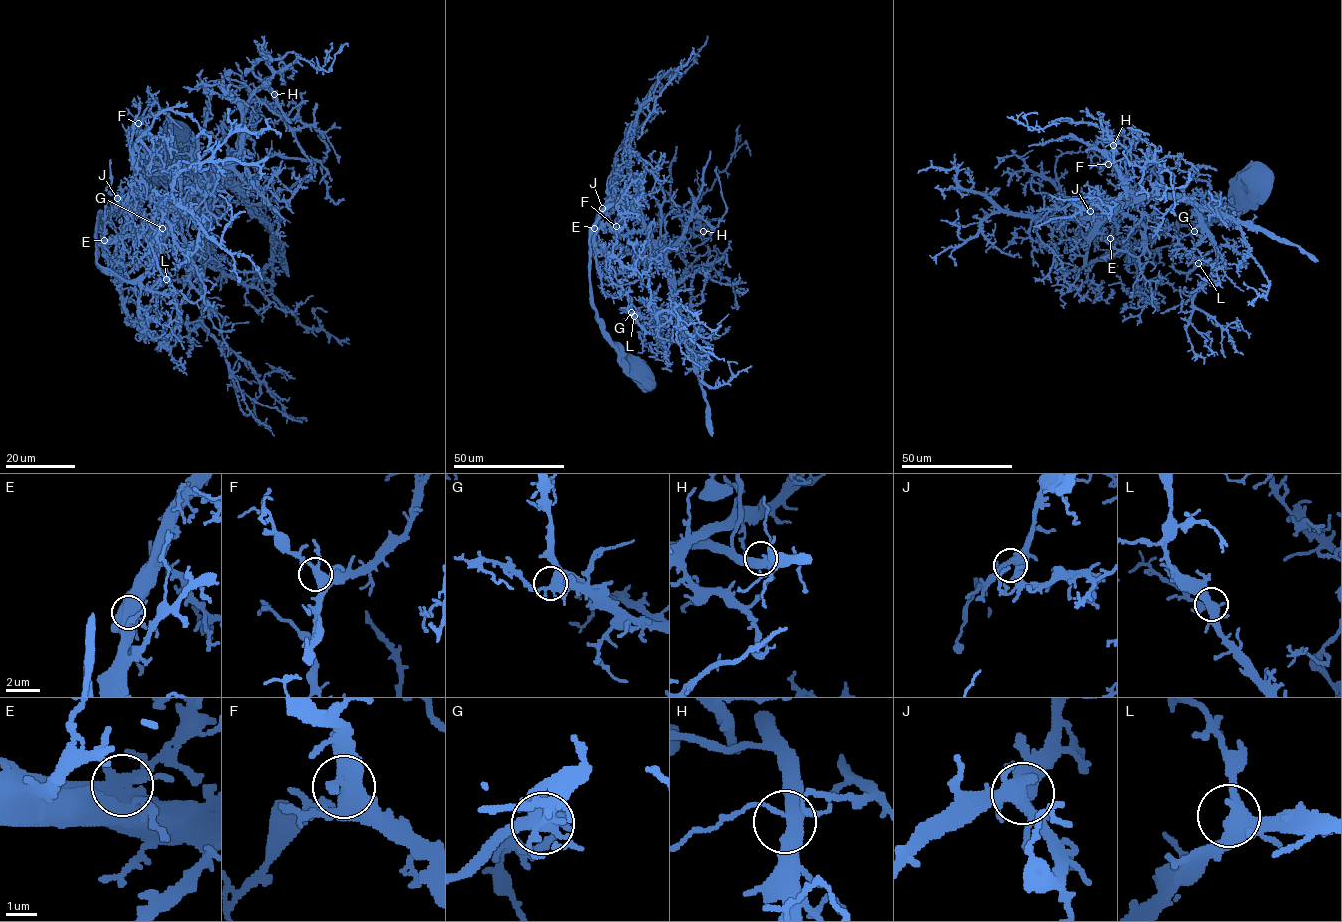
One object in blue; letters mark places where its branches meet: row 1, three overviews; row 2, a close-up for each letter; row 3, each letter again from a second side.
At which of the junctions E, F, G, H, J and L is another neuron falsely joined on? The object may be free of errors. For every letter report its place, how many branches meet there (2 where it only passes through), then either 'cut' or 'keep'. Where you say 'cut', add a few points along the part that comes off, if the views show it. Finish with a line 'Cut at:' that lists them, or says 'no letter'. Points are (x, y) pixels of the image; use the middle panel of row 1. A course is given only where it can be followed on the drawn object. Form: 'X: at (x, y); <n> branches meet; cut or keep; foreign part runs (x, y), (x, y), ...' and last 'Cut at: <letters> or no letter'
E: at (594, 228); 5 branches meet; keep
F: at (616, 226); 4 branches meet; keep
G: at (631, 312); 5 branches meet; keep
H: at (703, 231); 5 branches meet; keep
J: at (602, 208); 4 branches meet; keep
L: at (634, 316); 4 branches meet; keep
Cut at: no letter

